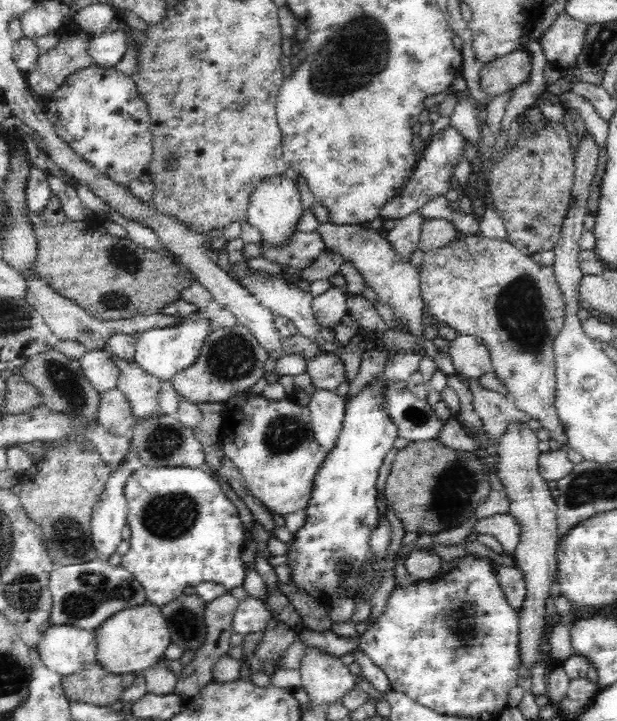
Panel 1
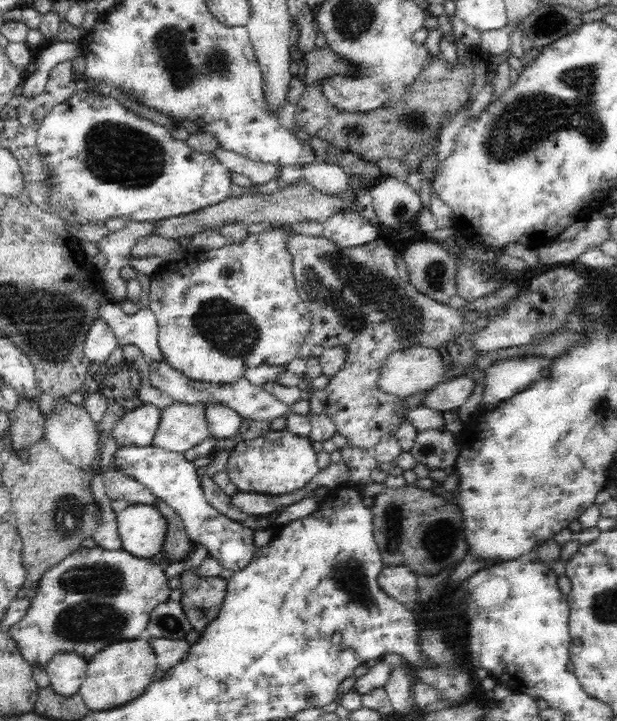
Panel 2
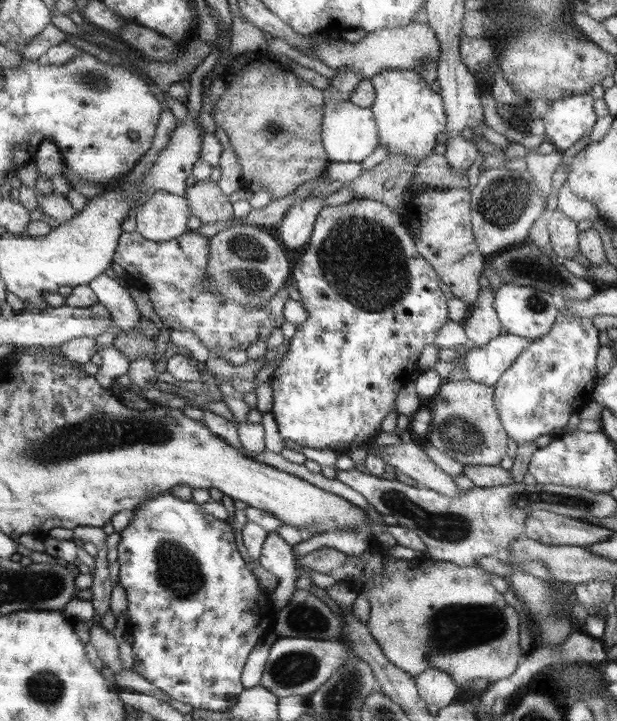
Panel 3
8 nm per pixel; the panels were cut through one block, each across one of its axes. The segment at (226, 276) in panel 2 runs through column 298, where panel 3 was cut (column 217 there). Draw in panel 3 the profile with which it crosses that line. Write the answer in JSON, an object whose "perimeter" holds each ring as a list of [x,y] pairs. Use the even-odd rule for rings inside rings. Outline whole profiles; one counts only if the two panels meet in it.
{"perimeter":[[[187,231],[177,236],[172,241],[155,242],[144,238],[138,232],[123,232],[118,240],[118,250],[114,256],[114,263],[119,264],[128,274],[136,277],[140,282],[142,290],[148,294],[151,299],[154,310],[161,320],[171,329],[187,328],[200,337],[200,340],[209,349],[214,350],[231,350],[240,348],[246,350],[248,345],[252,345],[258,339],[266,339],[276,328],[281,328],[285,321],[282,316],[282,308],[288,300],[286,287],[289,282],[285,283],[274,296],[261,306],[249,306],[246,308],[221,294],[215,294],[212,290],[211,278],[207,276],[207,264],[210,263],[210,238],[194,231]]]}

